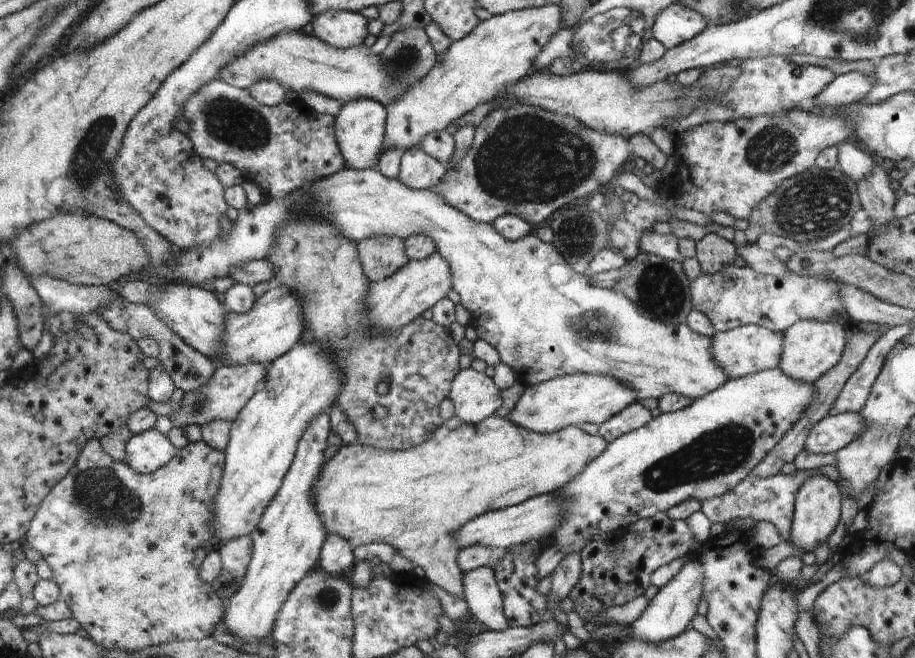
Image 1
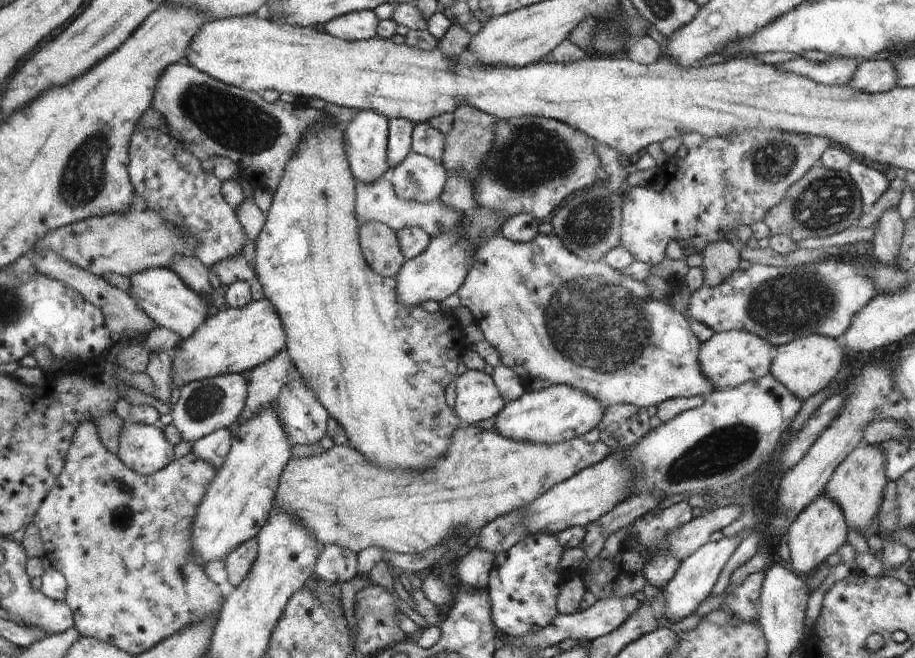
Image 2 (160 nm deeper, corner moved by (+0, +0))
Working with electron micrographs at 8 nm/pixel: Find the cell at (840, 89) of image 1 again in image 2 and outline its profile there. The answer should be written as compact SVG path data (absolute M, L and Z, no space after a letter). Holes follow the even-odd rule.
M886 55L861 60L854 73L851 87L867 93L885 93L898 87L899 76L892 58Z

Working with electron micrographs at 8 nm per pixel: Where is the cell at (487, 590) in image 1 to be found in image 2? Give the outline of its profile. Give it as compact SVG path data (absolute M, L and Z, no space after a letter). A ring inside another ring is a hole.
M471 545L459 564L459 584L464 587L486 589L494 559L495 556L485 548Z

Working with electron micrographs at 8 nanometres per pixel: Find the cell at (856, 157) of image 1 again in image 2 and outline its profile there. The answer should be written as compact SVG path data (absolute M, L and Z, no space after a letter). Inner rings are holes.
M853 160L846 168L846 172L854 179L864 206L873 205L886 190L890 182L885 174L868 167L858 160Z

